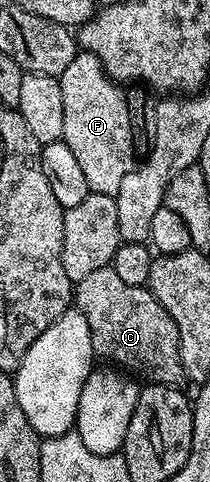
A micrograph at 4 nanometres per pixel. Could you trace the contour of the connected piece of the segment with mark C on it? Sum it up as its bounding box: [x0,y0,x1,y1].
[73,266,184,386]

